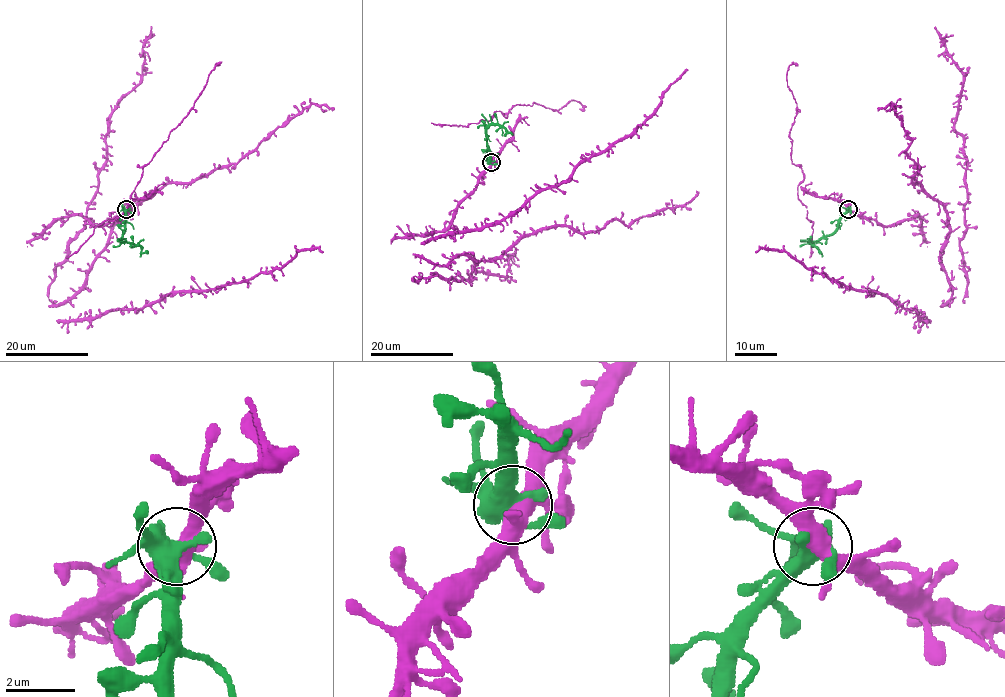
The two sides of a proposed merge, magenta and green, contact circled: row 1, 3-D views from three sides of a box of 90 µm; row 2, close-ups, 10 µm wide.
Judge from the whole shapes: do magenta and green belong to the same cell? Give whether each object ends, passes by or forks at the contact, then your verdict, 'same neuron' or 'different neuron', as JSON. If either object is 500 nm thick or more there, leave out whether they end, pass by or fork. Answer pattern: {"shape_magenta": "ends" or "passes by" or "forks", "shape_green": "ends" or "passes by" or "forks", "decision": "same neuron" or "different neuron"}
{"shape_magenta": "forks", "shape_green": "forks", "decision": "different neuron"}

